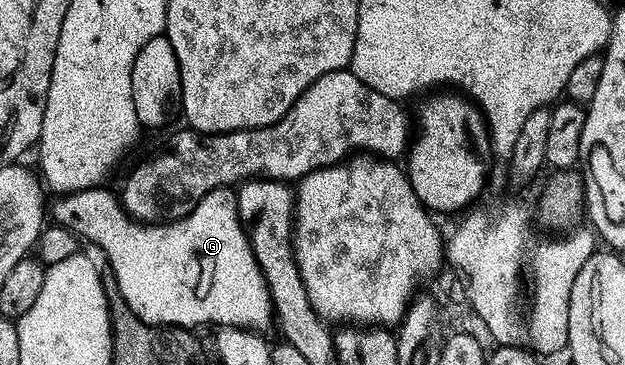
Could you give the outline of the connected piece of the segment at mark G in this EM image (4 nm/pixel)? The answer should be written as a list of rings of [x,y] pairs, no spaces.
[[[97,186],[95,188],[83,188],[80,192],[66,192],[55,197],[56,201],[50,204],[50,220],[55,227],[68,228],[77,237],[89,240],[92,244],[97,244],[104,251],[107,267],[111,268],[112,273],[116,275],[118,282],[118,290],[122,294],[122,298],[126,298],[126,302],[130,306],[130,310],[134,310],[134,314],[138,314],[138,318],[142,318],[147,324],[155,324],[157,326],[175,326],[177,328],[195,329],[195,324],[212,324],[211,326],[223,326],[226,328],[247,328],[249,330],[265,330],[264,328],[273,327],[274,313],[272,311],[272,295],[268,293],[266,286],[266,278],[262,274],[262,270],[258,266],[258,262],[254,258],[254,250],[248,241],[248,235],[244,233],[244,227],[240,225],[240,215],[238,214],[238,206],[236,205],[236,194],[232,188],[215,188],[210,190],[210,194],[206,194],[194,206],[194,210],[190,214],[186,214],[180,220],[171,222],[137,222],[132,219],[124,210],[124,205],[112,192],[107,192],[107,187]]]

